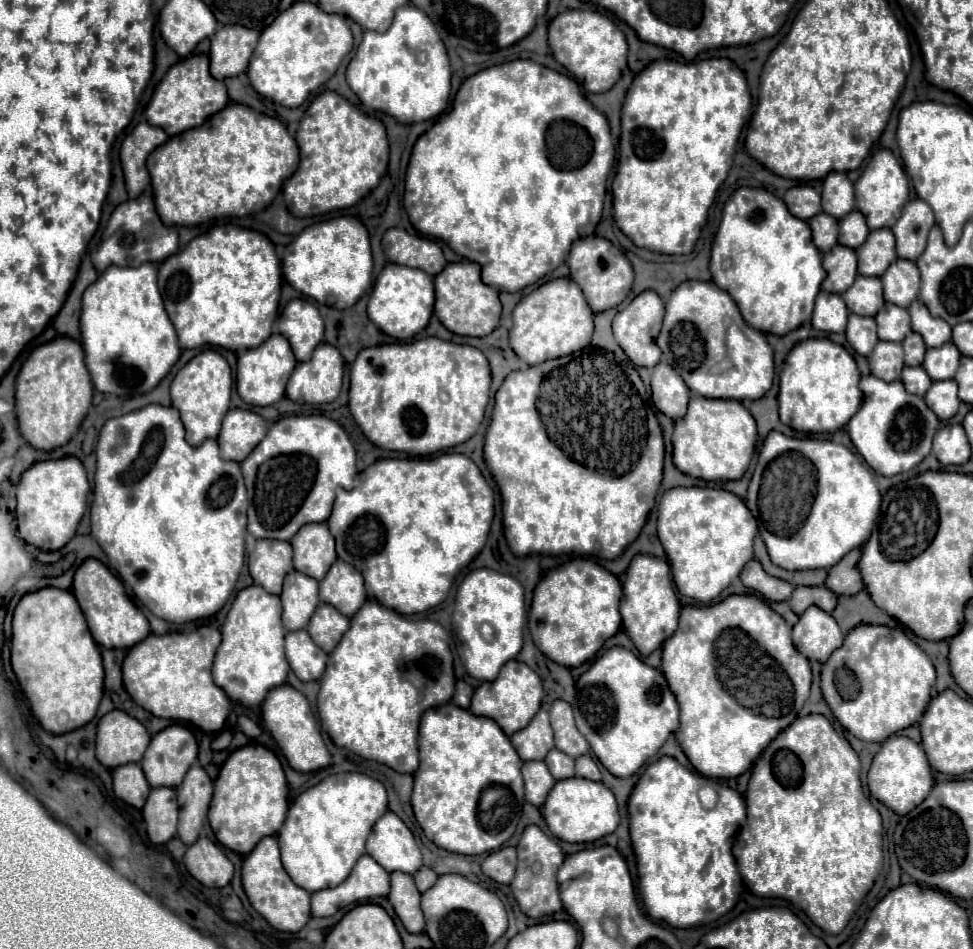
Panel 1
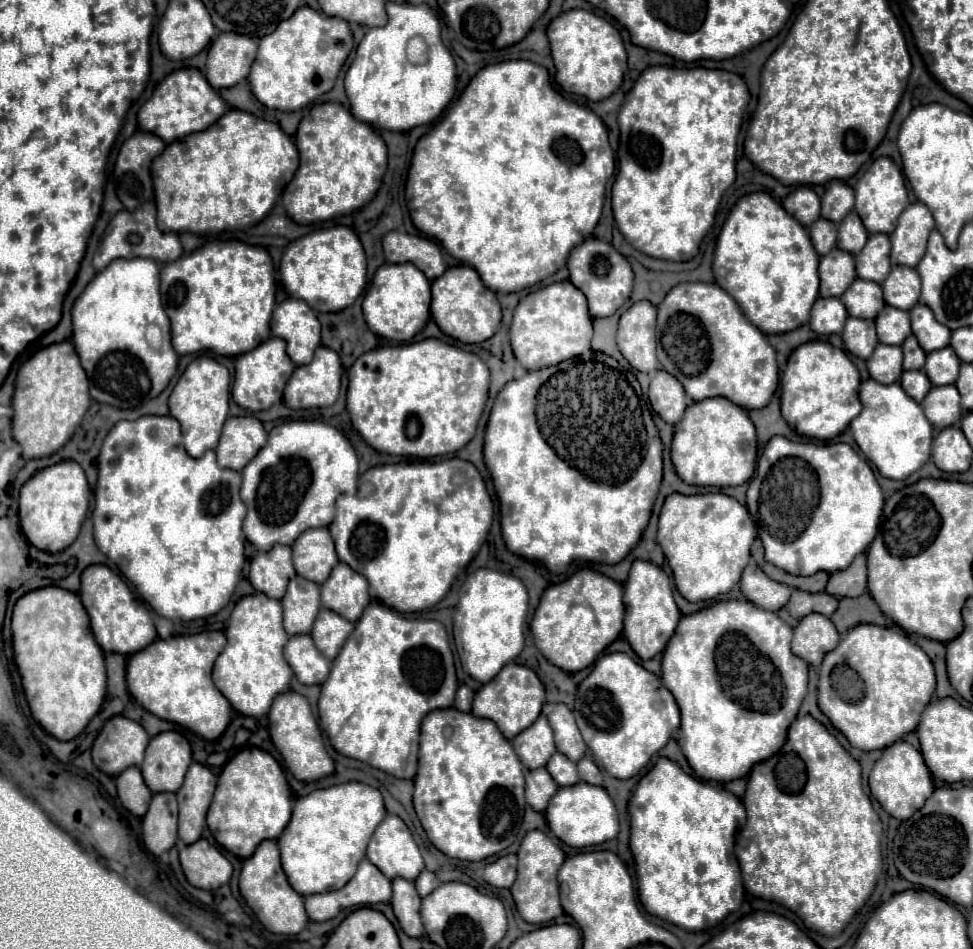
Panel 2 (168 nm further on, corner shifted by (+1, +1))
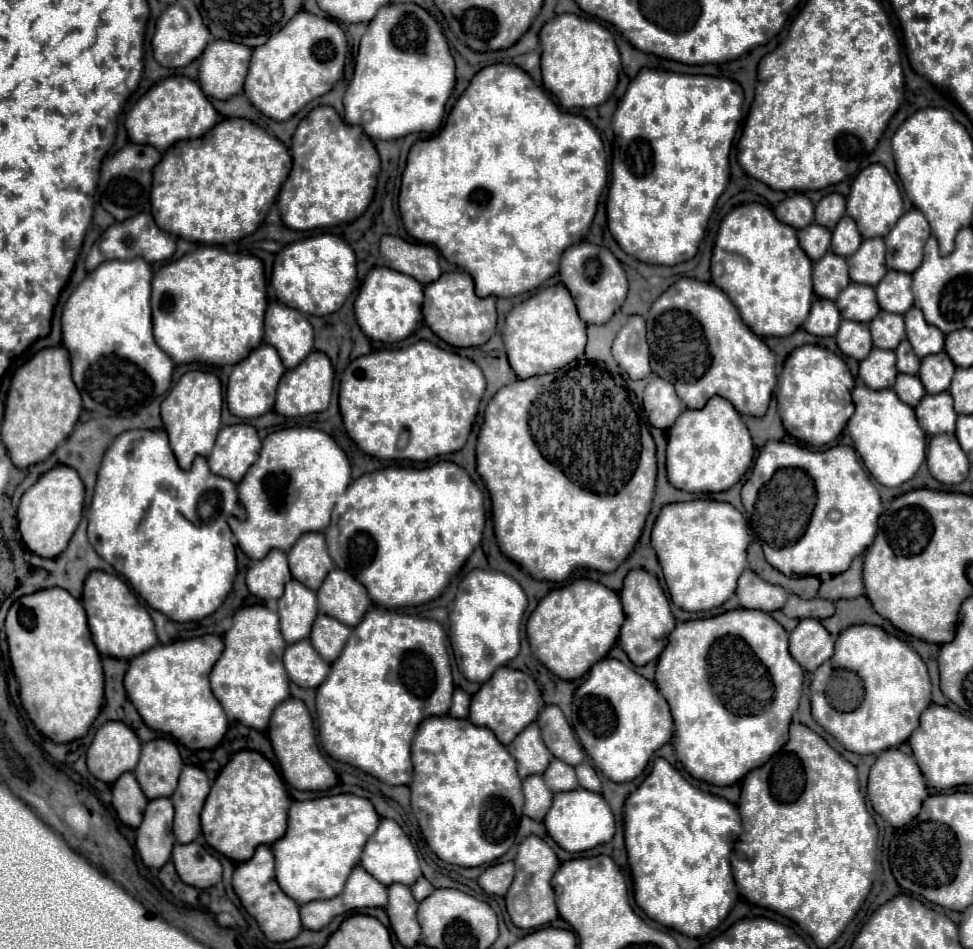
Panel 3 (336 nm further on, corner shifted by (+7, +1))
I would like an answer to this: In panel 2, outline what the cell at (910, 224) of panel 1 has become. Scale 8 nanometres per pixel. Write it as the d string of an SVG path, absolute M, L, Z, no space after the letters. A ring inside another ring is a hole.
M911 203L903 215L899 215L899 223L891 237L891 263L915 267L925 253L927 237L935 227L931 211L921 203Z

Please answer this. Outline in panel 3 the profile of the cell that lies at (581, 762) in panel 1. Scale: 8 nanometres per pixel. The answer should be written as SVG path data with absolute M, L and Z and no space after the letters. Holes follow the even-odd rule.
M581 763L575 767L575 773L577 773L577 779L579 779L579 785L593 791L593 793L599 793L601 791L601 781L597 777L597 771L589 765L589 763Z

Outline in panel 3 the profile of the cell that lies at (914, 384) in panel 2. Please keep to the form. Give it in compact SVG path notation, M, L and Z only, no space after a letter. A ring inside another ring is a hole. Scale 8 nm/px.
M899 373L893 389L897 391L899 399L903 403L909 403L911 407L915 407L921 401L921 397L925 395L925 387L921 387L921 381L917 379L917 375L901 375Z

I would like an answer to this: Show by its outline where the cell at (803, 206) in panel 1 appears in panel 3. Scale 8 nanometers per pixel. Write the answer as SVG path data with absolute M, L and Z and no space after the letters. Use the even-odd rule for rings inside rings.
M795 193L775 207L775 215L781 219L781 223L789 223L793 229L801 229L813 223L813 203L805 195Z

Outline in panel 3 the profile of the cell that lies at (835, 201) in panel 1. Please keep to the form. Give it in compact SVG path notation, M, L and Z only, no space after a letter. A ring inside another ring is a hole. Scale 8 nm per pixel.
M829 193L815 205L815 223L821 223L831 231L841 215L845 215L845 199L839 193Z

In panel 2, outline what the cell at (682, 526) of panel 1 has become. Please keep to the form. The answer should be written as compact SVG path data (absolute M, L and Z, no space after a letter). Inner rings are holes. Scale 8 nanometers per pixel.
M671 493L661 507L657 541L673 571L675 587L691 603L709 601L739 583L741 571L751 559L749 549L755 537L755 523L745 505L725 493Z

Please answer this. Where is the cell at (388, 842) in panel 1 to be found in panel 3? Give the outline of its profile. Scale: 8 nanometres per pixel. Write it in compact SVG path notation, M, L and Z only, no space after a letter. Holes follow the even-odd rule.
M381 819L379 829L369 837L363 855L361 855L361 865L365 867L365 871L369 871L379 883L391 885L391 883L405 883L407 887L411 887L419 877L421 877L421 869L419 869L419 859L417 853L409 841L409 837L405 835L405 831L393 821L393 819Z

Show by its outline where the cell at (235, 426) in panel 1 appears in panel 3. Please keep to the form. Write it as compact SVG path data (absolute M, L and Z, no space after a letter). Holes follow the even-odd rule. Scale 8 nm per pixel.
M247 423L229 425L219 431L215 449L207 457L207 463L215 475L239 483L241 475L245 475L245 471L257 461L259 451L261 439L255 427Z

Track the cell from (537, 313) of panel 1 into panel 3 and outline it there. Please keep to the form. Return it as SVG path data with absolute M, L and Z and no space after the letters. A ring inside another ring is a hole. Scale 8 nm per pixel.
M565 285L547 287L537 295L529 297L527 301L515 305L505 317L503 343L509 365L519 379L553 373L583 355L587 343L585 327L587 325L579 319L577 307L569 291L565 291Z

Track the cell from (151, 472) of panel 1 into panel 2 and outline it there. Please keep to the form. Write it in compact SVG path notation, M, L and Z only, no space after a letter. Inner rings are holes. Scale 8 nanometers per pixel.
M143 415L137 421L119 421L113 425L113 429L107 433L101 453L99 453L99 475L97 475L97 487L95 487L95 509L91 513L93 519L93 529L95 529L95 543L97 547L119 567L119 571L129 579L138 595L143 597L143 601L161 617L167 619L181 619L181 621L191 621L191 619L201 619L219 613L231 599L235 585L239 581L241 569L243 569L243 531L241 523L247 515L247 507L239 499L239 483L241 483L241 473L233 469L223 469L217 465L215 451L209 449L205 451L203 457L193 459L187 455L187 451L181 445L181 425L175 417L171 415Z

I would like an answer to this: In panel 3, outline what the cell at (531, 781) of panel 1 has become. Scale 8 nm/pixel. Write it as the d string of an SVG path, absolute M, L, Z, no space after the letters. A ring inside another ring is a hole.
M531 775L529 779L523 781L523 795L525 795L523 815L535 821L543 821L545 813L553 803L553 793L545 787L545 781L539 775Z

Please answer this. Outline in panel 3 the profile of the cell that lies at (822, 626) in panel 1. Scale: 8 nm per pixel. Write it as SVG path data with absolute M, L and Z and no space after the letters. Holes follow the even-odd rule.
M801 619L789 637L789 653L807 671L815 671L833 655L835 639L817 619Z

